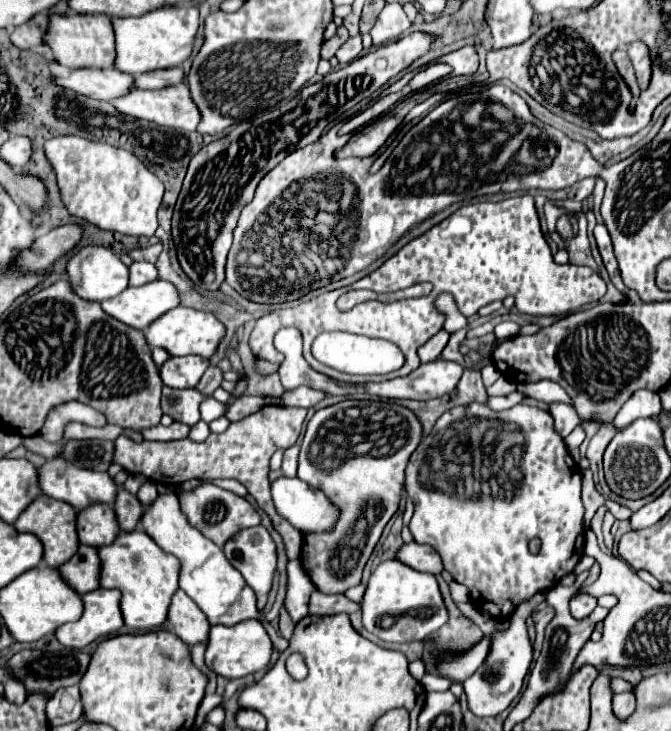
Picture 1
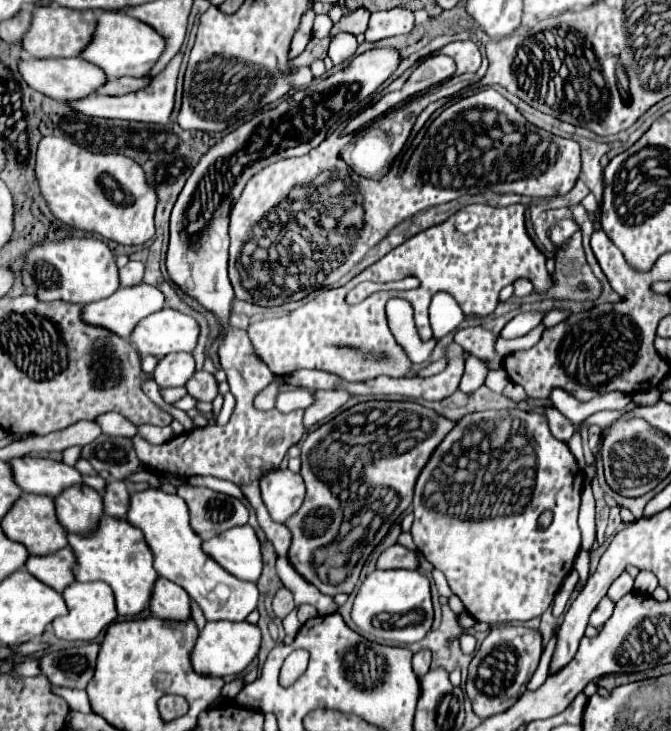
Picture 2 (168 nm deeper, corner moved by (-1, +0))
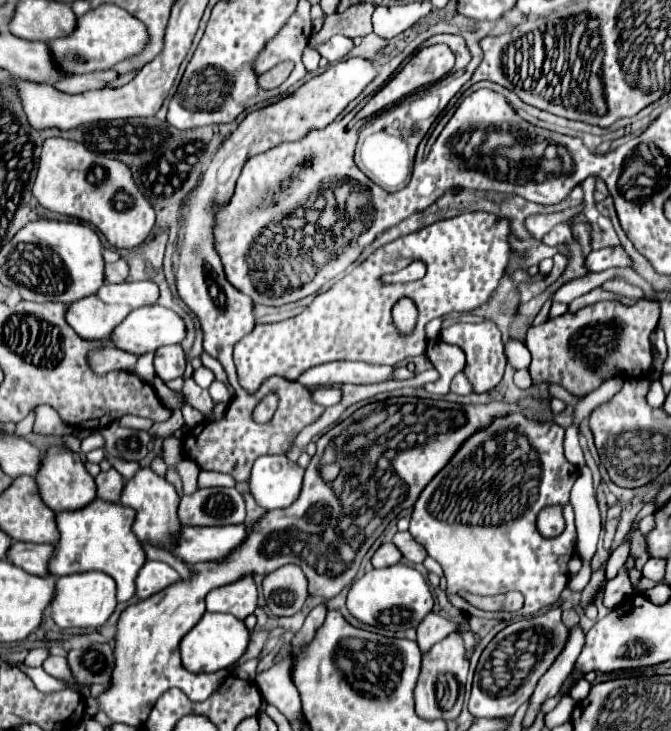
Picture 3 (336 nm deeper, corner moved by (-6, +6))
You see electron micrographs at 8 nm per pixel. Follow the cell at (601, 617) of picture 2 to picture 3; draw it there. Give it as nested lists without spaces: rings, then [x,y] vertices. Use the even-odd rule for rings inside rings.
[[[628,556],[626,564],[618,570],[616,578],[608,580],[606,586],[604,586],[604,606],[614,610],[618,606],[622,606],[634,592],[632,592],[632,584],[630,584],[630,578],[628,578],[628,572],[630,568],[634,568],[634,556]]]

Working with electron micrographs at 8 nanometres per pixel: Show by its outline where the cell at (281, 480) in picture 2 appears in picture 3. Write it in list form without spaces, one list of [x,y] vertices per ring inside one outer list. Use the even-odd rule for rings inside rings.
[[[260,456],[250,472],[250,494],[264,510],[290,506],[302,488],[304,470],[286,456]]]

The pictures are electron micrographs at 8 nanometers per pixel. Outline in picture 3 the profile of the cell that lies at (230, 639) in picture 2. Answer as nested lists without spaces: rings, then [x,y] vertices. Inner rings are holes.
[[[206,612],[202,620],[180,640],[180,656],[182,666],[188,672],[200,674],[200,672],[216,672],[222,668],[228,668],[230,664],[238,662],[248,646],[250,632],[246,630],[244,622],[234,618],[232,614],[218,614],[218,612]]]

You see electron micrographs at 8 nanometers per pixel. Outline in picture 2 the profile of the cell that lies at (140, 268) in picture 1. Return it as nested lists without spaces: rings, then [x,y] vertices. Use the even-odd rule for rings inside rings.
[[[131,260],[125,268],[119,270],[121,286],[135,286],[135,284],[141,284],[141,282],[143,282],[143,274],[145,274],[145,264]]]

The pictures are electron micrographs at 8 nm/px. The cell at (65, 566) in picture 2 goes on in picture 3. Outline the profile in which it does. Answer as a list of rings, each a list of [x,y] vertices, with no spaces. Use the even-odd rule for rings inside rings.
[[[12,542],[12,546],[6,552],[6,560],[36,576],[46,576],[46,562],[50,560],[52,552],[54,552],[52,544]]]

